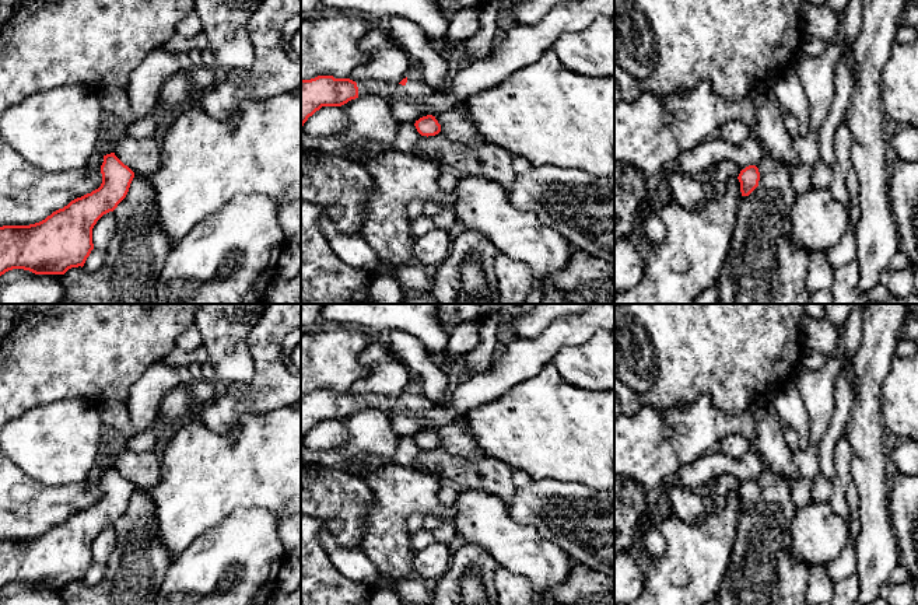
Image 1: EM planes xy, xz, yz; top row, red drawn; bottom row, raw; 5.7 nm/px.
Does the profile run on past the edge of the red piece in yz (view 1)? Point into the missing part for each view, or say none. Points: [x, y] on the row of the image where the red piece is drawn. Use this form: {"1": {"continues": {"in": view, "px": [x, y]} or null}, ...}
{"1": {"continues": null}}

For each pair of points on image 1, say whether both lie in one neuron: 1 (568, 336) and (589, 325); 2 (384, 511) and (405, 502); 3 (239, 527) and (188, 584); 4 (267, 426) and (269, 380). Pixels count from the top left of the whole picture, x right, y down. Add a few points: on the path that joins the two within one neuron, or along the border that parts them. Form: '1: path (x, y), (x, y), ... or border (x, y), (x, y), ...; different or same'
1: path (574, 331), (584, 325); same
2: path (389, 509), (399, 502); same
3: path (231, 541), (202, 570); same
4: border (286, 405), (262, 413), (248, 413), (238, 427); different

